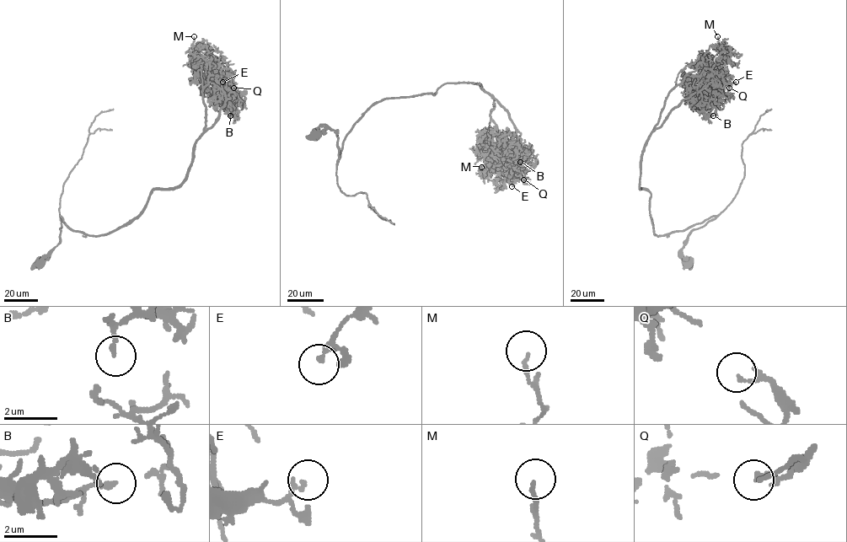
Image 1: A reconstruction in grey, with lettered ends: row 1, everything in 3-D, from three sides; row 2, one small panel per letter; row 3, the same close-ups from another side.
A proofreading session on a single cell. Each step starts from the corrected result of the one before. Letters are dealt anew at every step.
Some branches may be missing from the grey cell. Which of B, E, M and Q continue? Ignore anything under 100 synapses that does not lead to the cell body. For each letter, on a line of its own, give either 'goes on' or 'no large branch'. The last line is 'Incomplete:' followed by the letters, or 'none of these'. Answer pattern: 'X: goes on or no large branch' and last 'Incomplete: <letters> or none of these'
B: no large branch
E: no large branch
M: no large branch
Q: no large branch
Incomplete: none of these

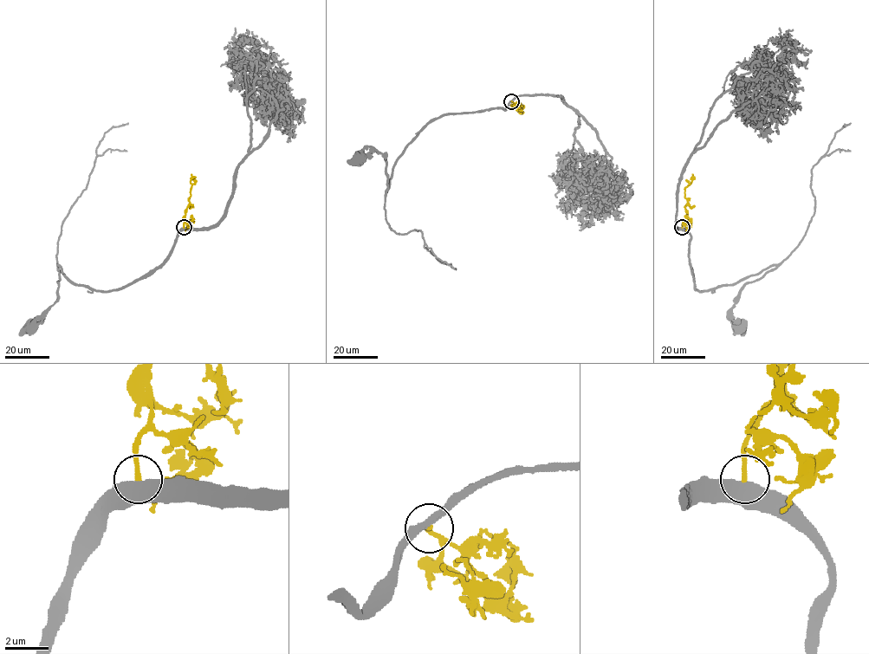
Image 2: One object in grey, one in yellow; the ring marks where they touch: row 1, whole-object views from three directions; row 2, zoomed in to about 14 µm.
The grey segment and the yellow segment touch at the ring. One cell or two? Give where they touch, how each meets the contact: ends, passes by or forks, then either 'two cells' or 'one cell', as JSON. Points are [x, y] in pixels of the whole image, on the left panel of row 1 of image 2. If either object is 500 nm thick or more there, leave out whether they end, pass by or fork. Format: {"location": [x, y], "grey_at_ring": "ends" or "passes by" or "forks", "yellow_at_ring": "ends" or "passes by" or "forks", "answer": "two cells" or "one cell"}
{"location": [184, 227], "grey_at_ring": "passes by", "yellow_at_ring": "ends", "answer": "two cells"}

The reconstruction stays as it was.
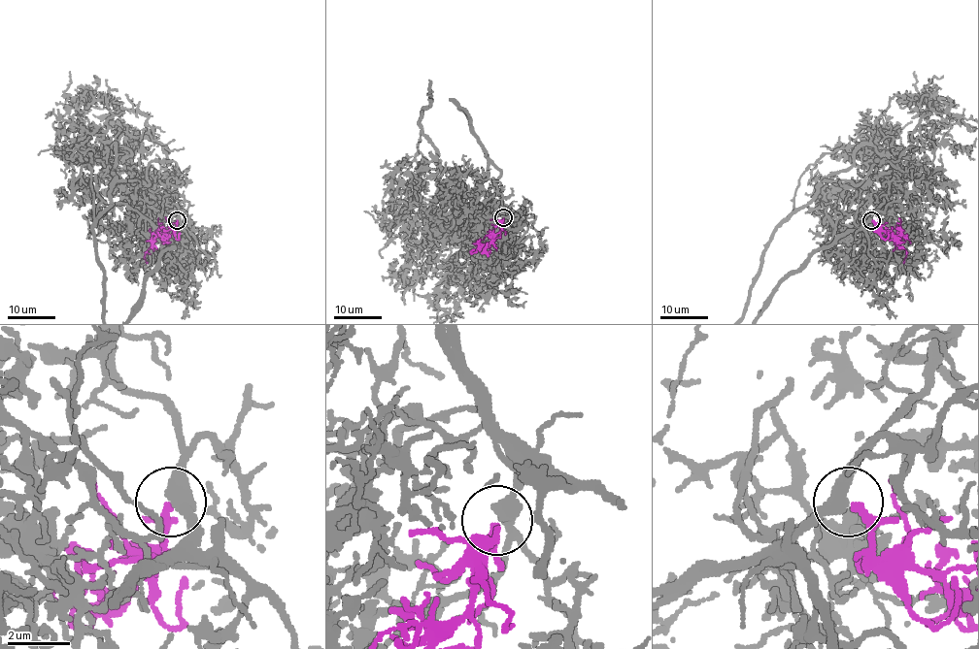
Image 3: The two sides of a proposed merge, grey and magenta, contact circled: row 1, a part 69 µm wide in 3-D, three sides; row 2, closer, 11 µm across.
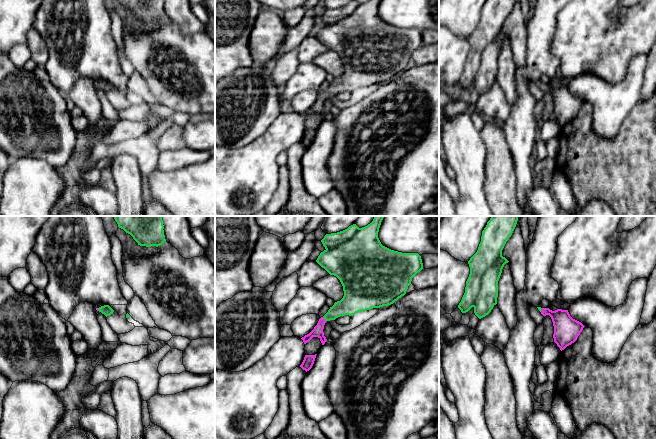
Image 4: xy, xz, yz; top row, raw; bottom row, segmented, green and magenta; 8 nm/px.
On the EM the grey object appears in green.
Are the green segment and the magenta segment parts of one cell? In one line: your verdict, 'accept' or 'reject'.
accept

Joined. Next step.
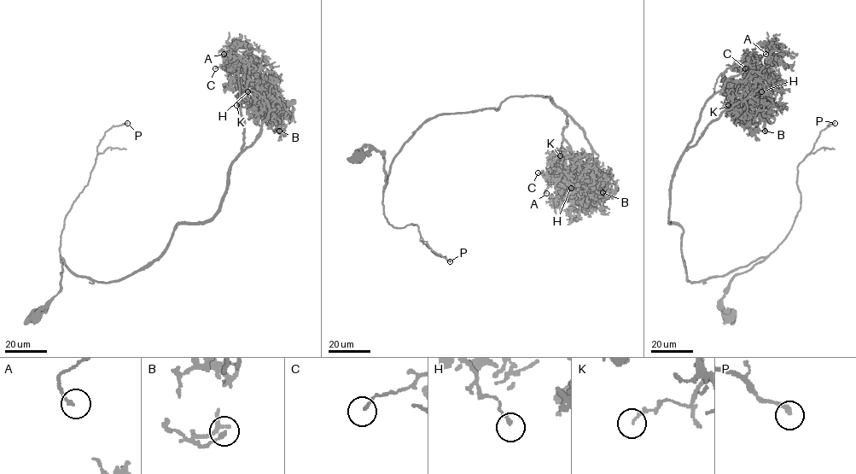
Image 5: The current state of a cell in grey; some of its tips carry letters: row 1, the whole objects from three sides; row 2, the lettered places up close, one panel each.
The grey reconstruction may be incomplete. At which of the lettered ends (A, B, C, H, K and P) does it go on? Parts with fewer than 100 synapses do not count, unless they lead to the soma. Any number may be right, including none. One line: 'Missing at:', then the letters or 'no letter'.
Missing at: P

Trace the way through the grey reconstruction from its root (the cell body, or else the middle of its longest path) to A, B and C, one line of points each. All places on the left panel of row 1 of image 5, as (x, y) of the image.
A: (37, 318), (61, 257), (119, 280), (215, 213), (244, 143), (224, 54)
B: (37, 318), (61, 257), (101, 282), (148, 267), (177, 225), (215, 213), (276, 102), (279, 131)
C: (37, 318), (61, 257), (119, 280), (215, 213), (244, 119), (239, 66), (215, 68)

